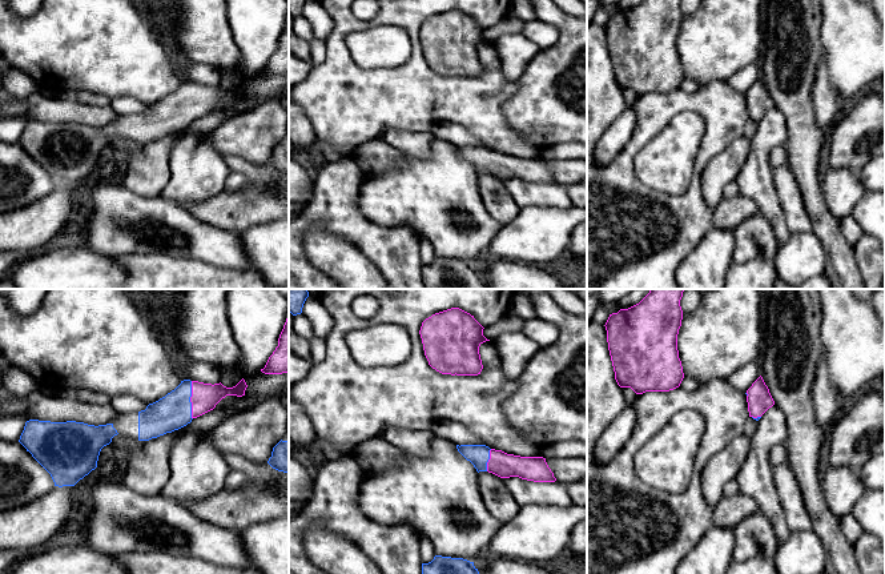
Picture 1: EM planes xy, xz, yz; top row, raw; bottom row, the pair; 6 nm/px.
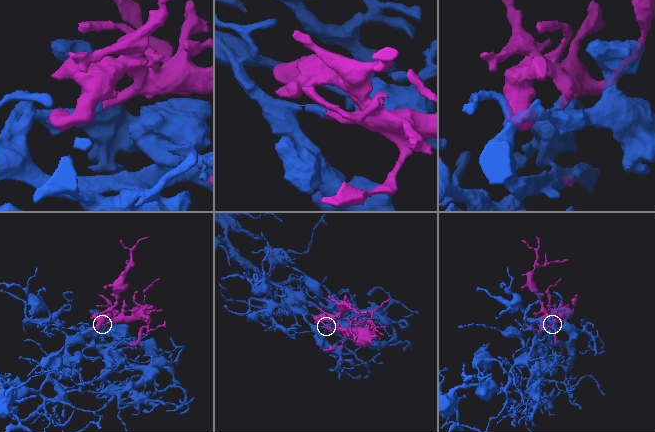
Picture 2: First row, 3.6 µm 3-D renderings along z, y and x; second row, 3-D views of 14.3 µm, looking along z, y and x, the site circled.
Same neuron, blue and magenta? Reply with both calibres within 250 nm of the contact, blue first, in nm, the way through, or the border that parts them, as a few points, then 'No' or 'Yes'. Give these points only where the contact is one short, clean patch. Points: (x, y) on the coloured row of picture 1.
Thickness 220 nm (blue) against 160 nm. Path across: xy (172, 412), (189, 400), (204, 398). Yes

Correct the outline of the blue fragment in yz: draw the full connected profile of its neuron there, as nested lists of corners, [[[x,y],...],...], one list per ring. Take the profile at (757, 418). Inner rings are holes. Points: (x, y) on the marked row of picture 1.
[[[761,376],[752,384],[745,394],[749,417],[756,421],[759,421],[761,416],[775,405],[769,389]]]

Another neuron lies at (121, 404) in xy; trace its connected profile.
[[[121,394],[112,397],[110,406],[117,413],[138,413],[141,410],[145,410],[148,404],[142,402],[134,396]]]

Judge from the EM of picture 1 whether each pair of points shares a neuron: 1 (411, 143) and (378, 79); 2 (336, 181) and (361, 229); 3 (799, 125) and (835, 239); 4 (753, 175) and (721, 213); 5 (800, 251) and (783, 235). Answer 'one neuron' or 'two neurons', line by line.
1: two neurons
2: one neuron
3: one neuron
4: two neurons
5: two neurons

